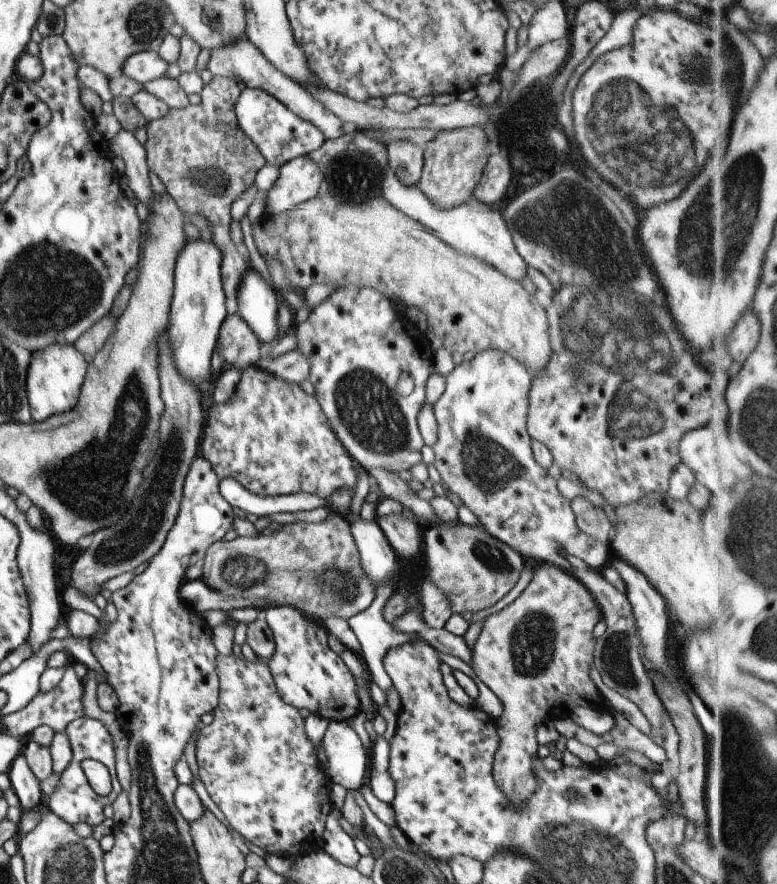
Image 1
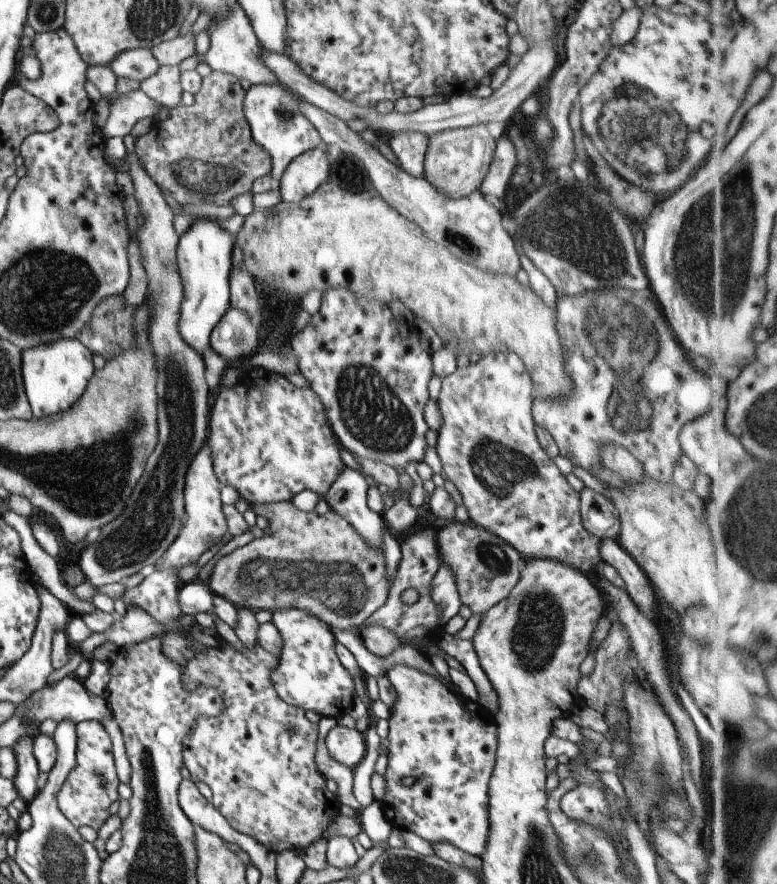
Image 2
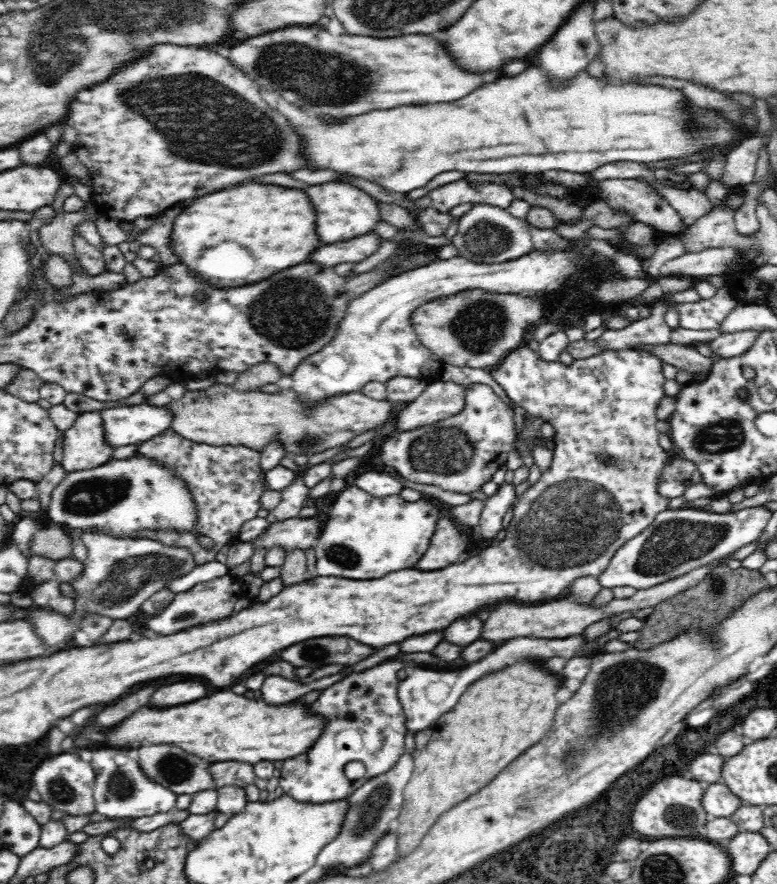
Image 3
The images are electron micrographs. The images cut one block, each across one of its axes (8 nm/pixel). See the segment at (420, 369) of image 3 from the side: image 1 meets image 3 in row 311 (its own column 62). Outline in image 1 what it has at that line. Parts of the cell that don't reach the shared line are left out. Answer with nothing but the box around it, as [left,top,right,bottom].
[26,345,90,422]

